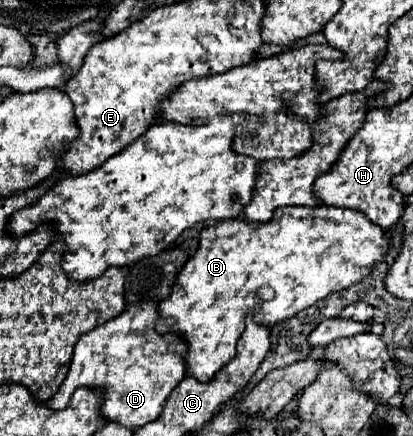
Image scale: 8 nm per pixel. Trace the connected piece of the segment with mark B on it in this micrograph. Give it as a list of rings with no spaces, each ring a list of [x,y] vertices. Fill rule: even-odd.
[[[282,206],[276,208],[270,222],[258,224],[246,220],[216,222],[214,226],[208,226],[200,232],[200,246],[196,254],[180,270],[172,294],[160,302],[160,322],[156,324],[156,330],[174,330],[186,338],[186,374],[192,374],[194,378],[206,382],[234,358],[236,342],[244,332],[244,322],[248,316],[252,316],[258,324],[274,326],[276,322],[282,322],[296,312],[312,306],[316,300],[360,282],[384,260],[388,250],[390,238],[386,230],[370,222],[358,210],[338,206]],[[260,286],[270,286],[276,292],[274,298],[260,300]]]

